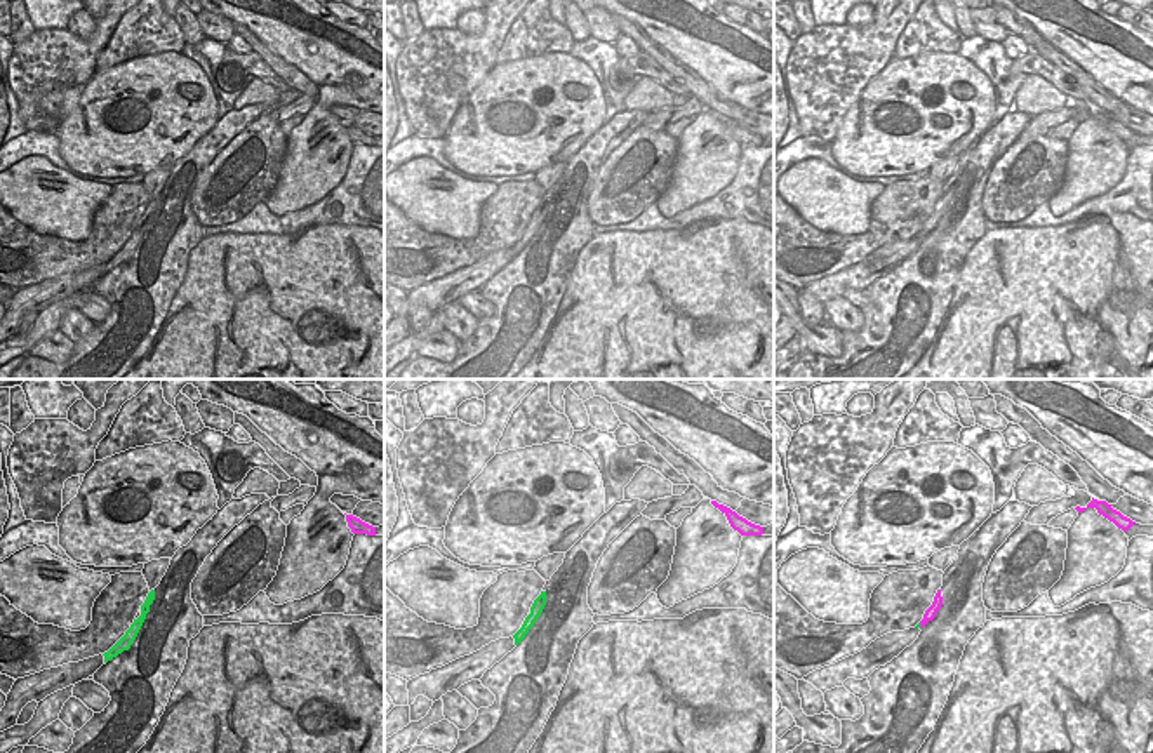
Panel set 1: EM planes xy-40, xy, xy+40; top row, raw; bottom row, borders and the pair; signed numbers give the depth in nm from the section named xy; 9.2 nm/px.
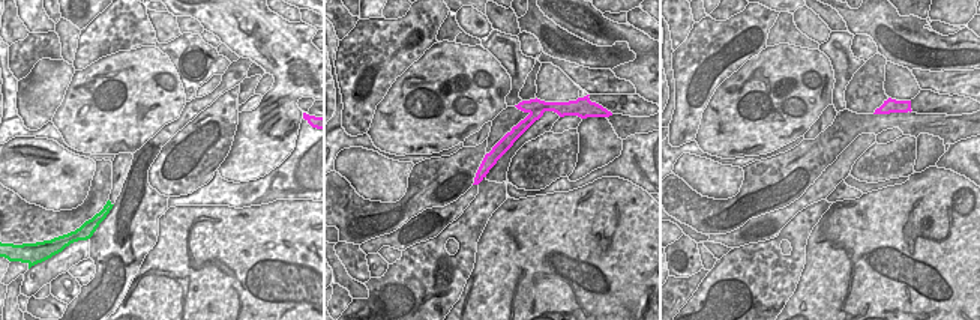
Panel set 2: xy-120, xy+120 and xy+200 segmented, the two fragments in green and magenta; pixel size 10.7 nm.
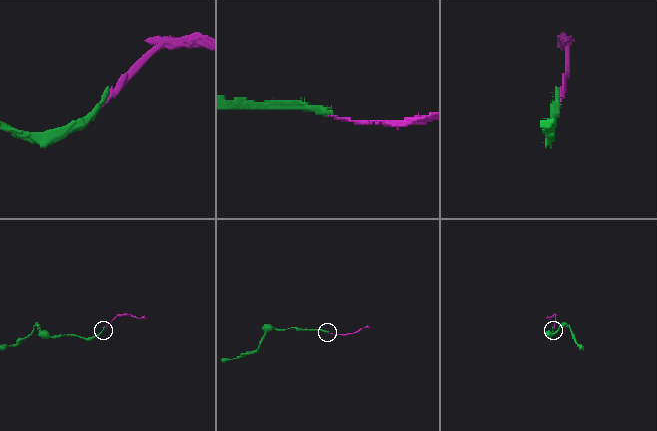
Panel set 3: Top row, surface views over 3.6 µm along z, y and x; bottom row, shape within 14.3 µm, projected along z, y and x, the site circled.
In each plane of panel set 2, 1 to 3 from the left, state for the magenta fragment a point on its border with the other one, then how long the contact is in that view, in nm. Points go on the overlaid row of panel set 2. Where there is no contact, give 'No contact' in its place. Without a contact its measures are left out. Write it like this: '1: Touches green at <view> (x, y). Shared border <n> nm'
1: No contact
2: No contact
3: No contact.

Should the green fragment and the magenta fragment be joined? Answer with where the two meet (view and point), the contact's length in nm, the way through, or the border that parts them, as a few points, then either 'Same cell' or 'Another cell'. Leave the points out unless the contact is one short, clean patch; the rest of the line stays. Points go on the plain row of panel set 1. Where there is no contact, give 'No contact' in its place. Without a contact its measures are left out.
Touches green at xy+40 (919, 237). Shared border 70 nm. Path across: xy+40 (919, 233), (919, 237), (931, 223). Same cell.

